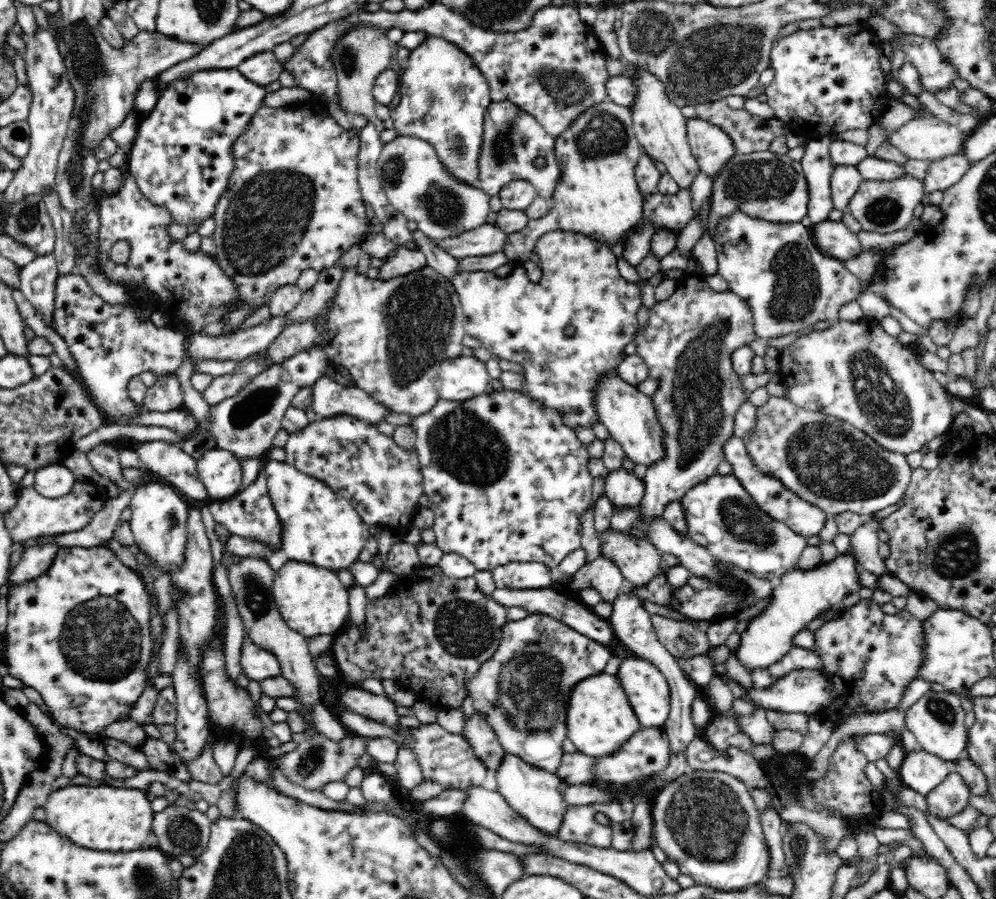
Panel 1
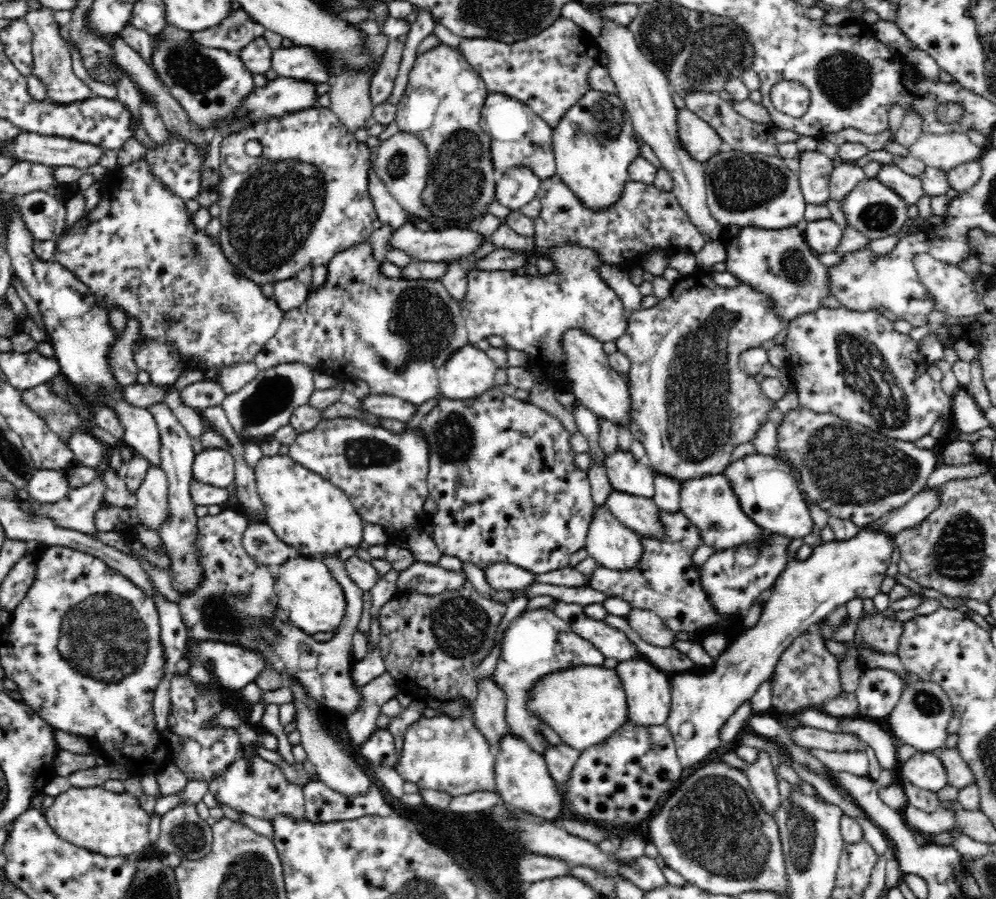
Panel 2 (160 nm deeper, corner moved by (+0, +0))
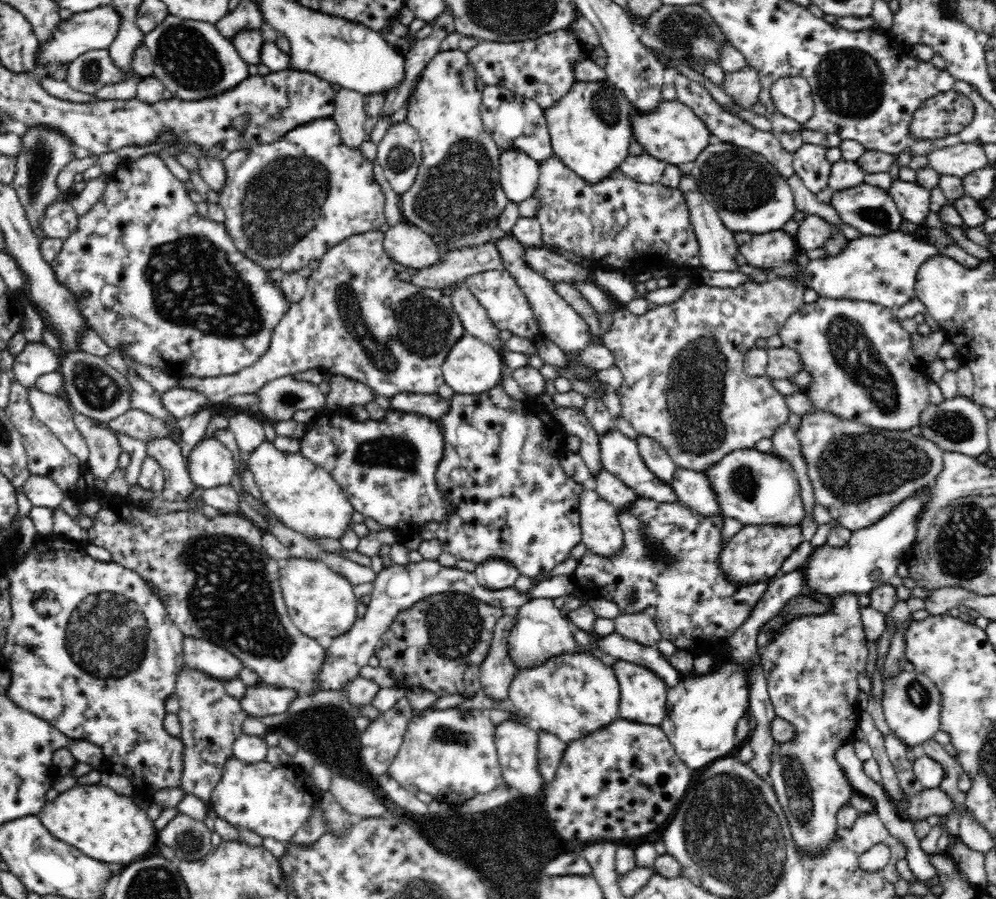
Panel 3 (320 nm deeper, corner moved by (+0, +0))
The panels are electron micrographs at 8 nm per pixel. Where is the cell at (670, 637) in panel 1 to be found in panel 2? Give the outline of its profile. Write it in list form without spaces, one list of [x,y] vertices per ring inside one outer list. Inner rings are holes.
[[[633,608],[624,616],[628,626],[638,632],[640,638],[648,644],[668,648],[678,638],[662,623],[662,619],[651,610]]]

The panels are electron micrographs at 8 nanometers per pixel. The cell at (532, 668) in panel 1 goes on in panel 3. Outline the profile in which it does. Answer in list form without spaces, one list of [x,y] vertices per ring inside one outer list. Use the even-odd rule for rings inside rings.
[[[537,598],[515,610],[517,619],[509,636],[509,655],[518,669],[532,668],[562,652],[589,652],[572,637],[573,628],[550,598]]]

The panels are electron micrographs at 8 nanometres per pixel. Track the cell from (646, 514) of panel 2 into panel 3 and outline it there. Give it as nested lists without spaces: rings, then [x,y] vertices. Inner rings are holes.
[[[603,468],[597,473],[596,477],[591,477],[589,486],[610,504],[613,504],[616,508],[622,508],[622,506],[628,506],[632,504],[638,495],[636,491],[630,487],[626,487],[618,477],[610,475],[608,470]]]

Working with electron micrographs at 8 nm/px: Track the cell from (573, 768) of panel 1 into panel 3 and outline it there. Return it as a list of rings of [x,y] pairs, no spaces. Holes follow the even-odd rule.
[[[537,730],[538,733],[538,772],[546,782],[554,778],[556,768],[560,764],[566,743],[550,732]]]

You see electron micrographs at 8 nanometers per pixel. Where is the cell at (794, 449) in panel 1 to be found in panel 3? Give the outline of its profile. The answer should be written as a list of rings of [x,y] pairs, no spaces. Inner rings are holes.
[[[824,411],[802,416],[799,431],[796,437],[802,443],[816,501],[851,531],[876,524],[904,498],[922,488],[934,487],[943,470],[942,448],[906,430],[872,429]]]

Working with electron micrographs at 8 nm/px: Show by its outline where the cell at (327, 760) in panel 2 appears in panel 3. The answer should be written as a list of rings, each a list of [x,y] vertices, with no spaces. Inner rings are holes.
[[[338,774],[333,775],[329,791],[340,803],[340,806],[356,820],[386,817],[389,814],[386,807],[366,786],[352,778]]]

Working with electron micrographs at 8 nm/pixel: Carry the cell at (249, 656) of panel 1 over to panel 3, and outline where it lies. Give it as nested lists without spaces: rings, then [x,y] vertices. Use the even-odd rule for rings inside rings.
[[[194,636],[185,637],[183,640],[183,657],[190,668],[205,672],[222,682],[237,678],[238,672],[244,667],[226,649]]]

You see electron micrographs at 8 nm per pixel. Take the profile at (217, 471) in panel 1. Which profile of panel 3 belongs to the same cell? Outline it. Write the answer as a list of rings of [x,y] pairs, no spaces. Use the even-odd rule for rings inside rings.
[[[215,437],[198,442],[186,460],[192,483],[203,490],[230,485],[238,462],[234,454]]]

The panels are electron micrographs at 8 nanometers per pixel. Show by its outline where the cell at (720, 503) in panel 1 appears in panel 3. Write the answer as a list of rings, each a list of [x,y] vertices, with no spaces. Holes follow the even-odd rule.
[[[677,467],[671,483],[679,500],[702,516],[718,516],[720,507],[707,477],[700,471]]]

